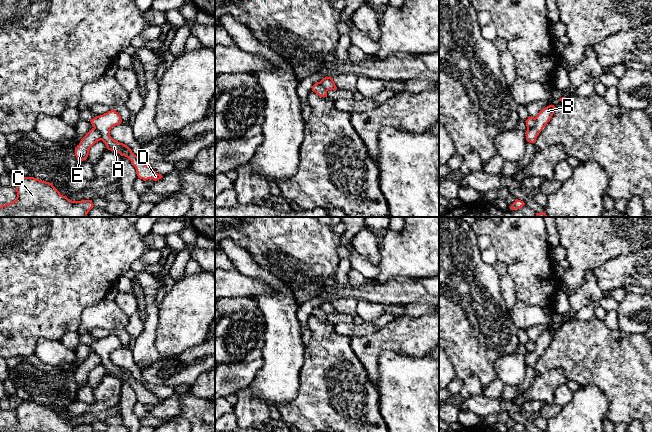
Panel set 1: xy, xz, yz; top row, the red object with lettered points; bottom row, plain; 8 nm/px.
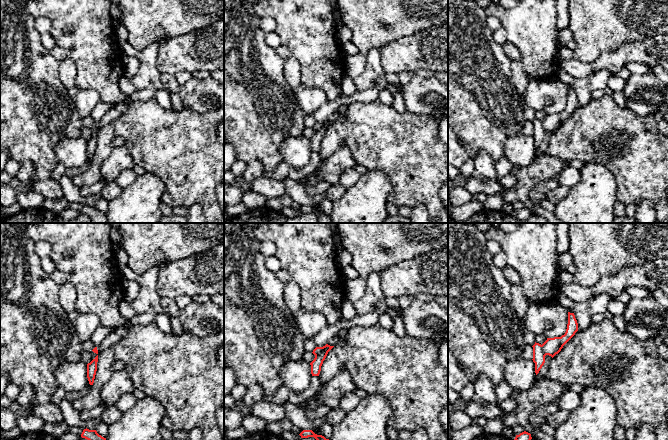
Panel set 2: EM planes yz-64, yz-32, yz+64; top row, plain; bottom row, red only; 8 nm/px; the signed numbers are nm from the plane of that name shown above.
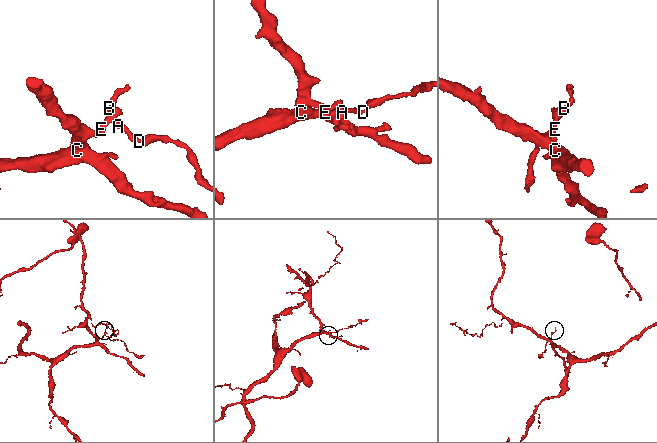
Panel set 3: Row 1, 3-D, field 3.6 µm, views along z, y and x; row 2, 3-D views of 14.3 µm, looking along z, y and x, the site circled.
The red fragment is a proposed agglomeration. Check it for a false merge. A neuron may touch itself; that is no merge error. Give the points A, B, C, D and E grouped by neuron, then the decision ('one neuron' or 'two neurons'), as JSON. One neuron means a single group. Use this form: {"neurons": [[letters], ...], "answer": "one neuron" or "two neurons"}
{"neurons": [["A", "D"], ["B", "C", "E"]], "answer": "two neurons"}

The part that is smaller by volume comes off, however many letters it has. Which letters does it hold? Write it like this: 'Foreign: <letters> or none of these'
Foreign: A, D

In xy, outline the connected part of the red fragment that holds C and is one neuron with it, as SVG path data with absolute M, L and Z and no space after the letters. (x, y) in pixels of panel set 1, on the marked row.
M22 177L16 192L15 201L0 206L0 217L87 217L94 207L92 200L72 201L61 195L52 183L34 177Z

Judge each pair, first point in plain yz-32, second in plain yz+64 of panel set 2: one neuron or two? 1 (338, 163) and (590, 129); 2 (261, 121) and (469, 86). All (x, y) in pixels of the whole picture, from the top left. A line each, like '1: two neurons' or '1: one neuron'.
1: two neurons
2: one neuron

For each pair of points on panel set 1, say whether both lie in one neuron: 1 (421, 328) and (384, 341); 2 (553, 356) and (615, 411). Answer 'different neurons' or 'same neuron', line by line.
1: same neuron
2: same neuron

